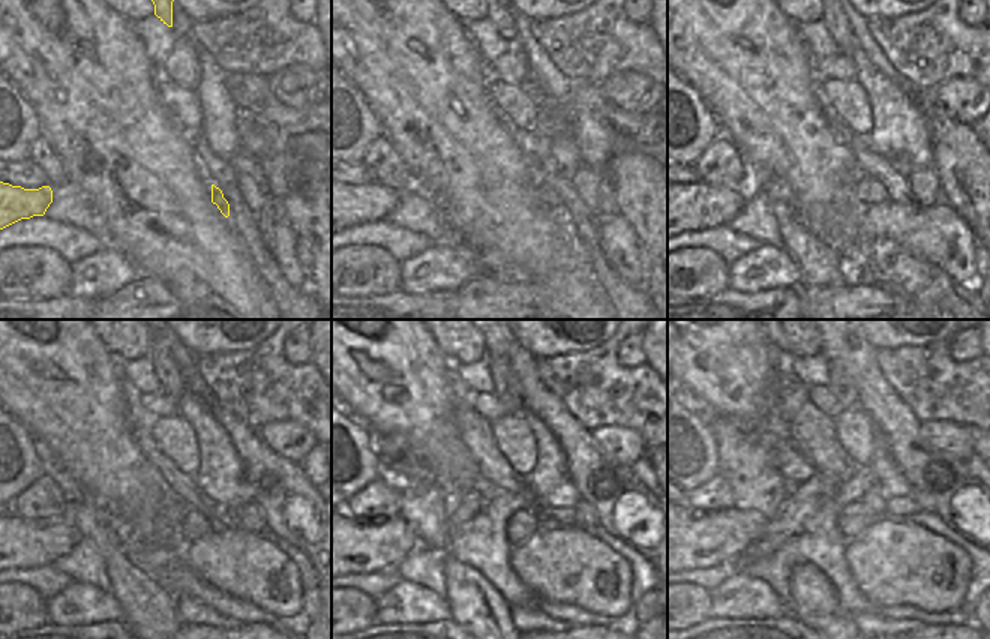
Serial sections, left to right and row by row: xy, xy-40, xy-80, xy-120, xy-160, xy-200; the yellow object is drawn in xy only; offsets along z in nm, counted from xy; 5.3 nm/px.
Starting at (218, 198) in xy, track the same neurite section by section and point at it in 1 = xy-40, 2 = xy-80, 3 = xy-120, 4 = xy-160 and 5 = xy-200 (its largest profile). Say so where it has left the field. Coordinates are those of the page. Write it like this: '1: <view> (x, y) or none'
1: xy-40 (543, 195)
2: xy-80 (870, 191)
3: xy-120 (194, 525)
4: xy-160 (522, 524)
5: xy-200 (854, 519)

